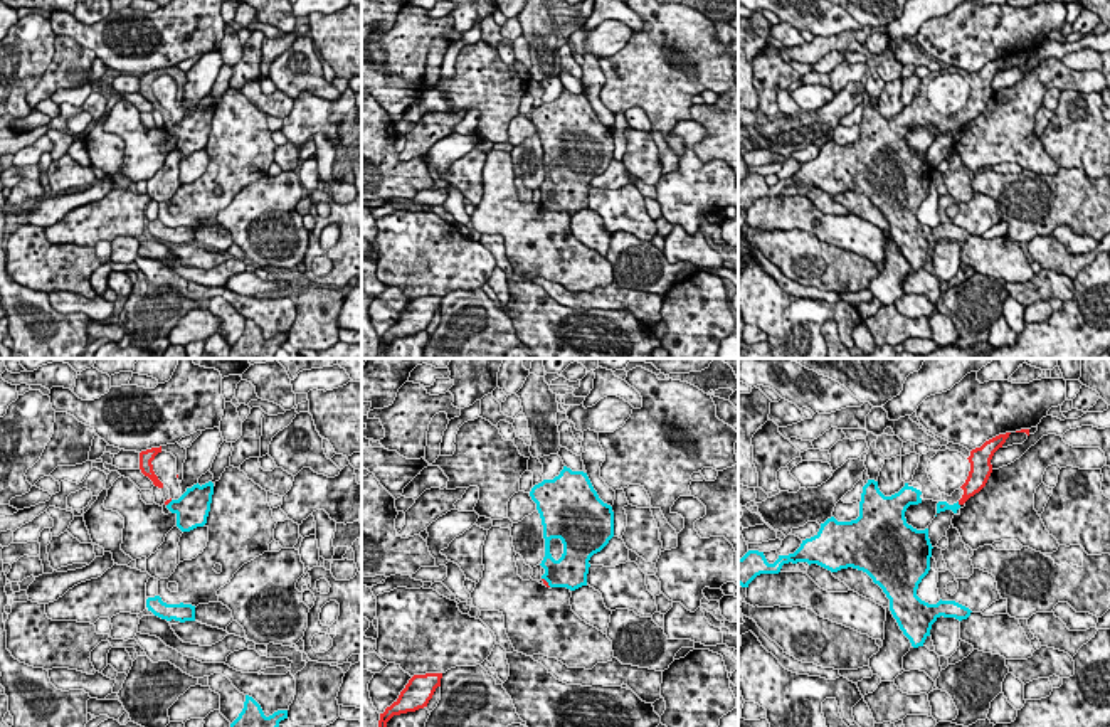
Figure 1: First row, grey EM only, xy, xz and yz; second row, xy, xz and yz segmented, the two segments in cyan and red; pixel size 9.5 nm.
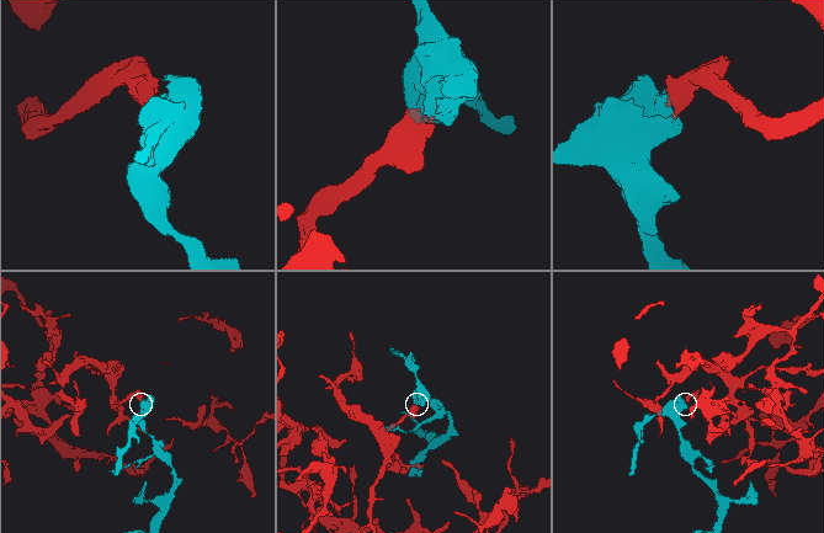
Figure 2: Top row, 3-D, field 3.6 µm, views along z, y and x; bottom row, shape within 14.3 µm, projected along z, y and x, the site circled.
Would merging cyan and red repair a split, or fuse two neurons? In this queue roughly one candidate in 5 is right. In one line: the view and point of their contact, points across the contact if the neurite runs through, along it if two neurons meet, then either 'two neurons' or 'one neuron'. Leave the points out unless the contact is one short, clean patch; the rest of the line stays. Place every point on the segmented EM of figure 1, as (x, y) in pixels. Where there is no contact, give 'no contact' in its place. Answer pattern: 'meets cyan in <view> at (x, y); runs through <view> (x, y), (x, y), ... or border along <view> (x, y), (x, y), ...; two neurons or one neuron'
meets cyan in yz at (957, 504); runs through yz (942, 505), (957, 504), (974, 483); one neuron

